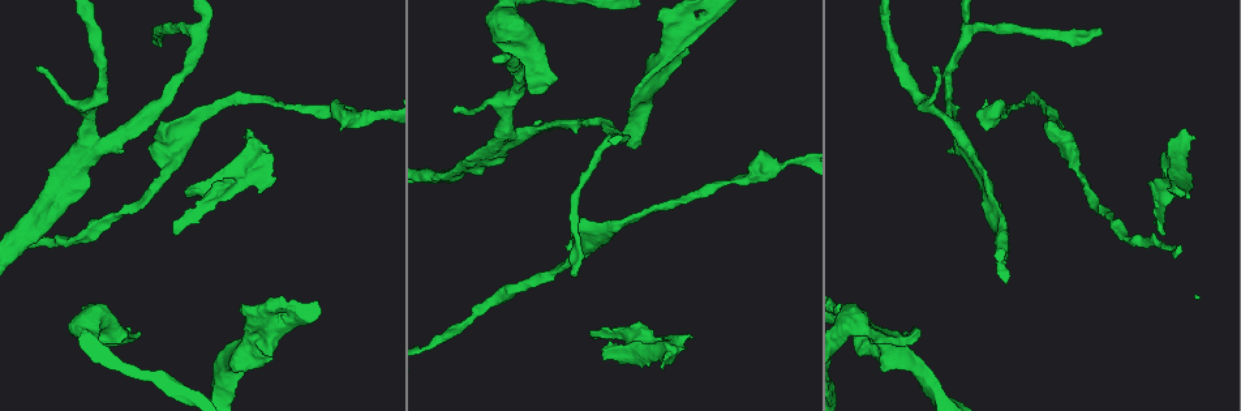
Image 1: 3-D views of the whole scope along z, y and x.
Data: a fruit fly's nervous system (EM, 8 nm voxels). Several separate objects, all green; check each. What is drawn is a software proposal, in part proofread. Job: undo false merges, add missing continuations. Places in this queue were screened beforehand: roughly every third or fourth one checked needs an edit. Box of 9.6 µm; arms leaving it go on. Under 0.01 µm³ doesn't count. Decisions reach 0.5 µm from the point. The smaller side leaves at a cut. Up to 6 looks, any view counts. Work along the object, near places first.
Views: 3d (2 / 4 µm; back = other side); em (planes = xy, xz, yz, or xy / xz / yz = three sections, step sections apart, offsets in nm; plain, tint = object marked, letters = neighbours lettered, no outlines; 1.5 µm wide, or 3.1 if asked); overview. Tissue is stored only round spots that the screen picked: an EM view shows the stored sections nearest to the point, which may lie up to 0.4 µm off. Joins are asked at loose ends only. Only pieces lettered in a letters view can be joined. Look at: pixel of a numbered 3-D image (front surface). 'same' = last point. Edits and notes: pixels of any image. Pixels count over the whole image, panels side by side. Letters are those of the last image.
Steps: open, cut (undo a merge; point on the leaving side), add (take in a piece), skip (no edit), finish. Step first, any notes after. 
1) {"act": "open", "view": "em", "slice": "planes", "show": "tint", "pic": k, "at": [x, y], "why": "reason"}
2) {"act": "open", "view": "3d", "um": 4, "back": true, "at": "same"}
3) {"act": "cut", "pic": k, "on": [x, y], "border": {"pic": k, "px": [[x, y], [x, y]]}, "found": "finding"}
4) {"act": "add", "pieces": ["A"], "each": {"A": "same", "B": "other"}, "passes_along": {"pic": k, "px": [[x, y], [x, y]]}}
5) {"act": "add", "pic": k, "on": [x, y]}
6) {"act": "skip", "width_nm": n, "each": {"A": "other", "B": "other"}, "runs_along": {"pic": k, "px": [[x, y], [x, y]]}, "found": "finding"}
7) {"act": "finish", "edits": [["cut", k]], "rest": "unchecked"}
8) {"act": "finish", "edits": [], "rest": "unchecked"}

{"act": "open", "view": "em", "slice": "planes", "show": "plain", "pic": 1, "at": [513, 49], "why": "an open end"}

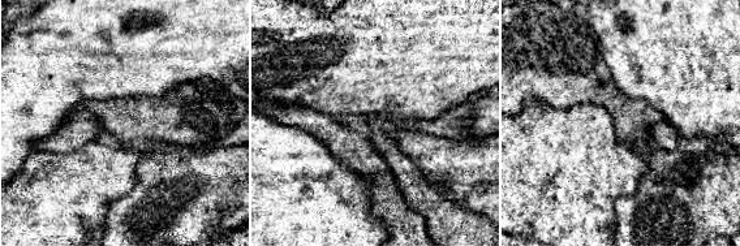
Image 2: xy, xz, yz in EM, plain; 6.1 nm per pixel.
{"act": "open", "view": "em", "slice": "planes", "show": "letters", "at": "same"}

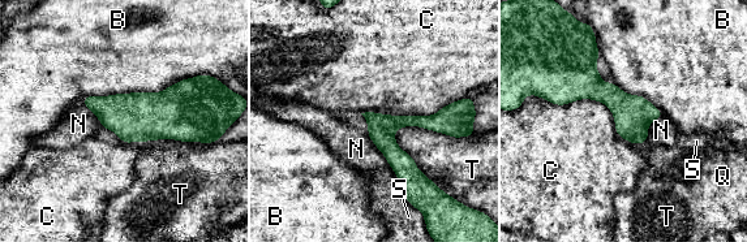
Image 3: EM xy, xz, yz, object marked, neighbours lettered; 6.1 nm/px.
{"act": "skip", "each": {"B": "other", "C": "other", "N": "other", "Q": "other", "S": "other", "T": "other"}, "border": {"pic": 3, "px": [[536, 95], [600, 100], [631, 143]]}, "found": "no lettered piece goes on from it"}

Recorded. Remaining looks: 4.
{"act": "open", "view": "em", "slice": "planes", "show": "tint", "pic": 1, "at": [933, 68], "why": "an open end"}

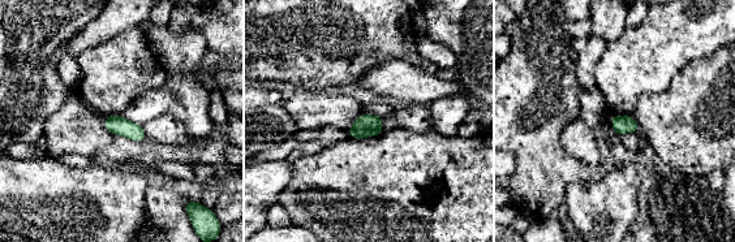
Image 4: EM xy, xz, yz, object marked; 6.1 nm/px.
{"act": "open", "view": "em", "slice": "planes", "show": "letters", "at": "same"}

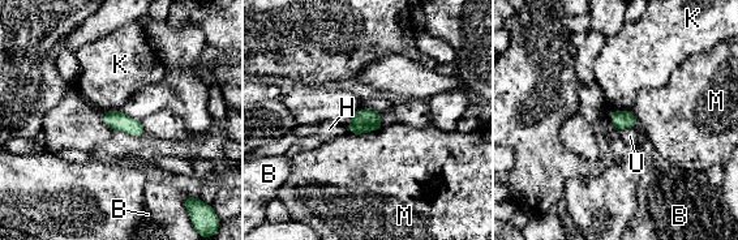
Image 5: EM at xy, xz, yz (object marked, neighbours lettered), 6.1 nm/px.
{"act": "skip", "width_nm": 110, "each": {"B": "other", "H": "other", "K": "other", "M": "other", "U": "other"}, "border": {"pic": 5, "px": [[610, 108], [630, 111]]}, "found": "no lettered piece goes on from it"}

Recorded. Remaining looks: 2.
{"act": "finish", "edits": [], "rest": "unchecked"}

